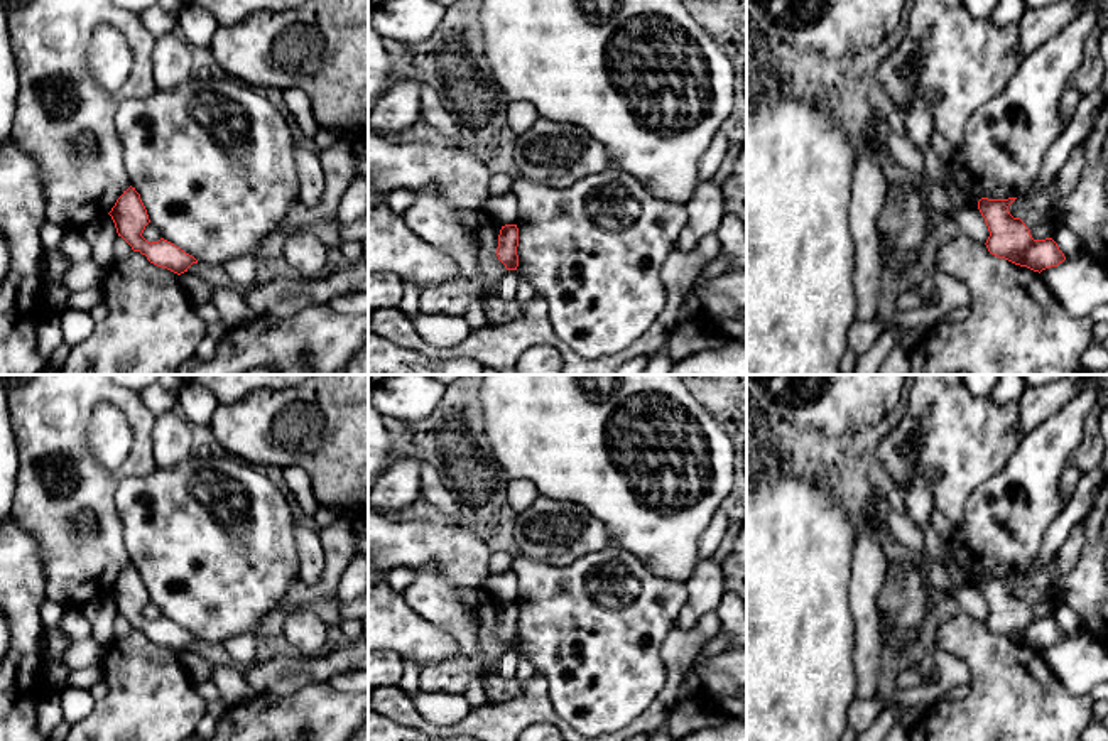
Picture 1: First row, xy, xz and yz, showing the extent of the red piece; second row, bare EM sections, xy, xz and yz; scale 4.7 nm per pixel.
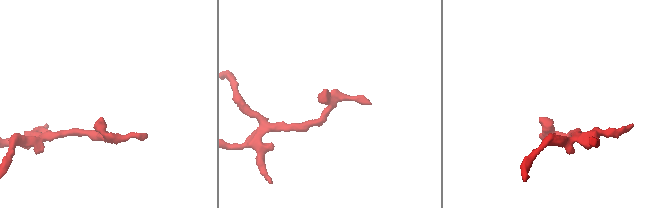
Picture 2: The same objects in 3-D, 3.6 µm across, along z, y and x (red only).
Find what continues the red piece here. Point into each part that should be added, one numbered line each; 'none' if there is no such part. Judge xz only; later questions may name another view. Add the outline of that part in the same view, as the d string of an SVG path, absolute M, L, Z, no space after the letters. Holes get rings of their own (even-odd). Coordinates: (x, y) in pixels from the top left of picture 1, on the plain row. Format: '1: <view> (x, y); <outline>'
none

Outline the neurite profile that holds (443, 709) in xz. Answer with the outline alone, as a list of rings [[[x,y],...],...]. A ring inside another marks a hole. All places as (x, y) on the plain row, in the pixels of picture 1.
[[[419,690],[410,697],[410,702],[424,719],[437,726],[456,724],[473,709],[464,695],[456,694],[426,694]]]

